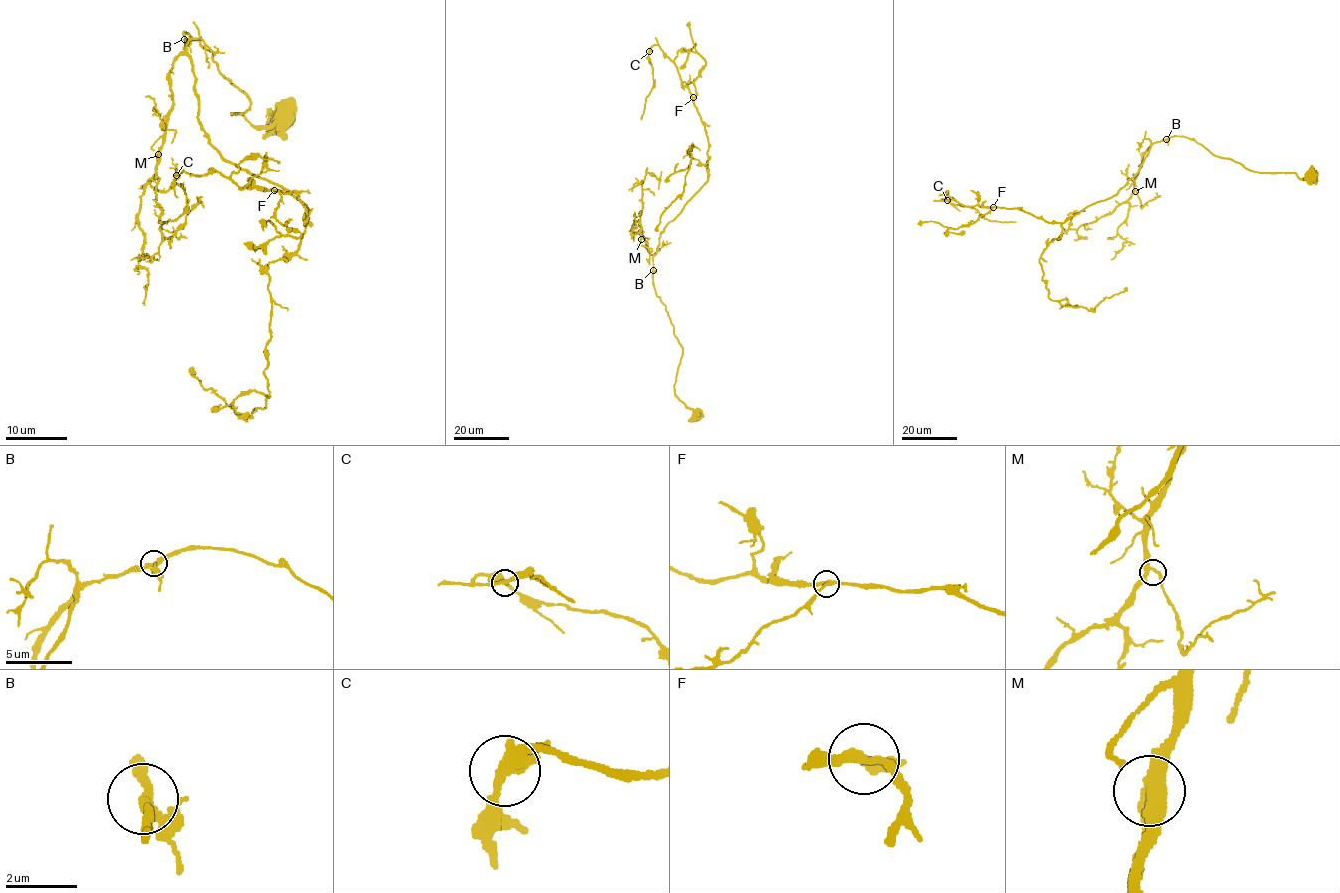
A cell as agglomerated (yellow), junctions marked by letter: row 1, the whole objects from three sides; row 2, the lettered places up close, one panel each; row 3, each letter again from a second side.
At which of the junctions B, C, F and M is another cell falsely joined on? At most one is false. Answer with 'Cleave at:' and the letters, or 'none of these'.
Cleave at: none of these

